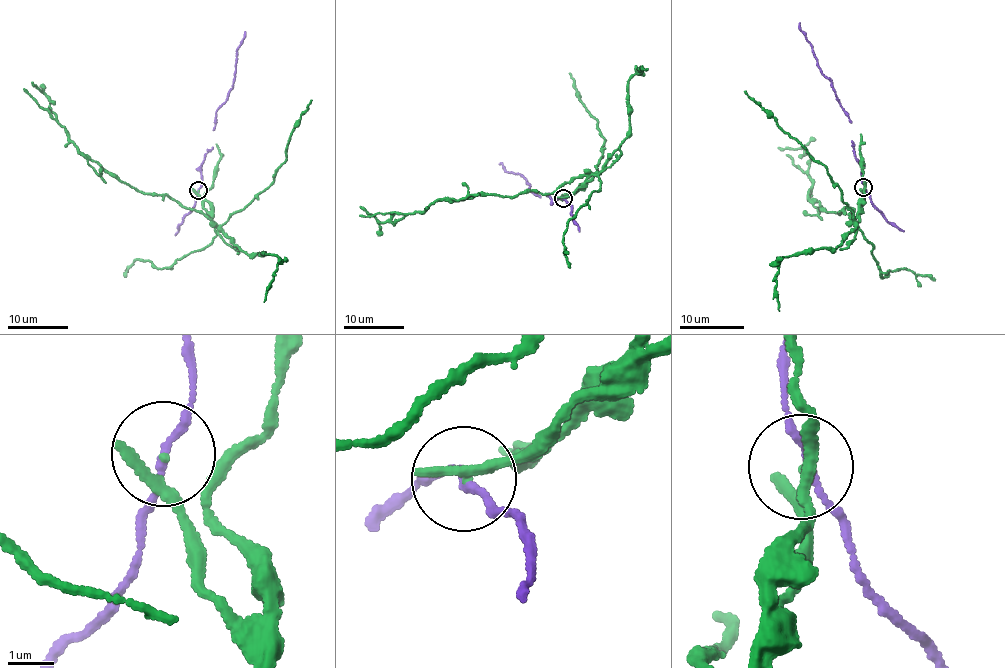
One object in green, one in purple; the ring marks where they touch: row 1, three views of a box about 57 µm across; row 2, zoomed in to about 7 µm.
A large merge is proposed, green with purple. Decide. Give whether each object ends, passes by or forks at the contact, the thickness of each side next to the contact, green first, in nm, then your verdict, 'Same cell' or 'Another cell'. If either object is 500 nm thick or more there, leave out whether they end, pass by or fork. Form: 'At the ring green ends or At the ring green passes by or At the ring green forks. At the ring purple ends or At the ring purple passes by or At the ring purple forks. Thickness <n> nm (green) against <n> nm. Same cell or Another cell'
At the ring green passes by. At the ring purple passes by. Thickness 130 nm (green) against 150 nm. Another cell

